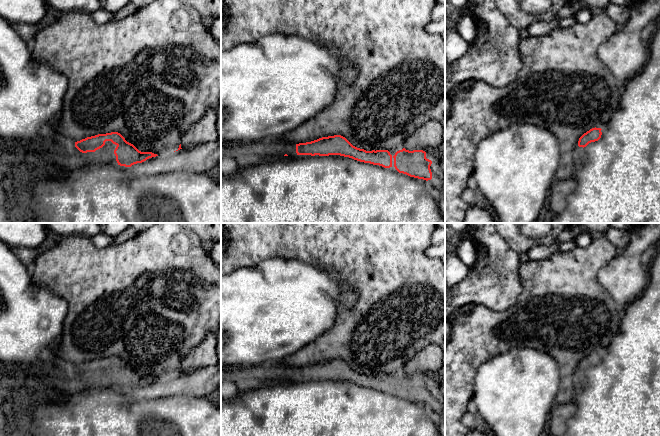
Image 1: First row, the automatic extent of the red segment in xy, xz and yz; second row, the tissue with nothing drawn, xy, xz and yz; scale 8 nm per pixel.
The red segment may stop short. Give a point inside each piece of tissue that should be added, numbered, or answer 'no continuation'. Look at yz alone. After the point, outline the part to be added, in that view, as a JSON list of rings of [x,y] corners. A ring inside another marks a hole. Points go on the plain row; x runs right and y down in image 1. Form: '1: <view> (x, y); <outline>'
no continuation

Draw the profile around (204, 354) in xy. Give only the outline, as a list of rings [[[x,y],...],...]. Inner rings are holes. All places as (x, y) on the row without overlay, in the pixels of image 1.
[[[207,334],[205,338],[182,360],[181,372],[187,373],[218,364],[217,338]]]

